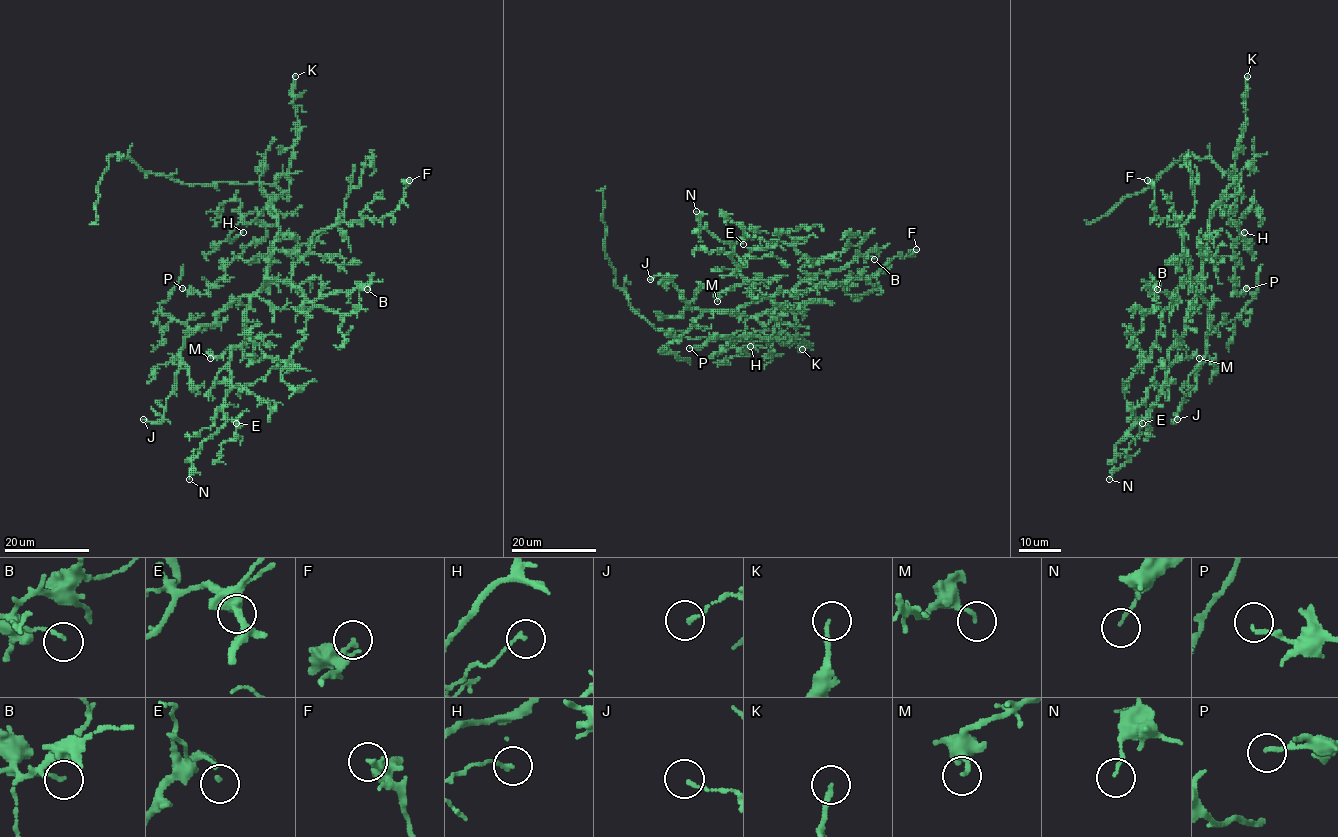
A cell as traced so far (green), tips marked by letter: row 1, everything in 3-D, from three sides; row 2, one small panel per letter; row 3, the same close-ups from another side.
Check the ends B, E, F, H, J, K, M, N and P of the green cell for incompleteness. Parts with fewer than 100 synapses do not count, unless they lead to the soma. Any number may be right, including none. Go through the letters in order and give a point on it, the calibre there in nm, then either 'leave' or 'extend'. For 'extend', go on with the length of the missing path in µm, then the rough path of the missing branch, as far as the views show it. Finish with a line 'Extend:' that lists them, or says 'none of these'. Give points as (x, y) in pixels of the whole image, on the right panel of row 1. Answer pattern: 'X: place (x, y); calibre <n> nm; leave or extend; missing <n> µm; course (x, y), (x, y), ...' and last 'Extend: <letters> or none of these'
B: place (1157, 289); calibre 120 nm; leave
E: place (1142, 423); calibre 140 nm; leave
F: place (1147, 180); calibre 240 nm; leave
H: place (1244, 232); calibre 130 nm; leave
J: place (1177, 419); calibre 120 nm; leave
K: place (1247, 76); calibre 180 nm; leave
M: place (1199, 358); calibre 150 nm; leave
N: place (1109, 479); calibre 90 nm; leave
P: place (1246, 288); calibre 140 nm; leave
Extend: none of these

